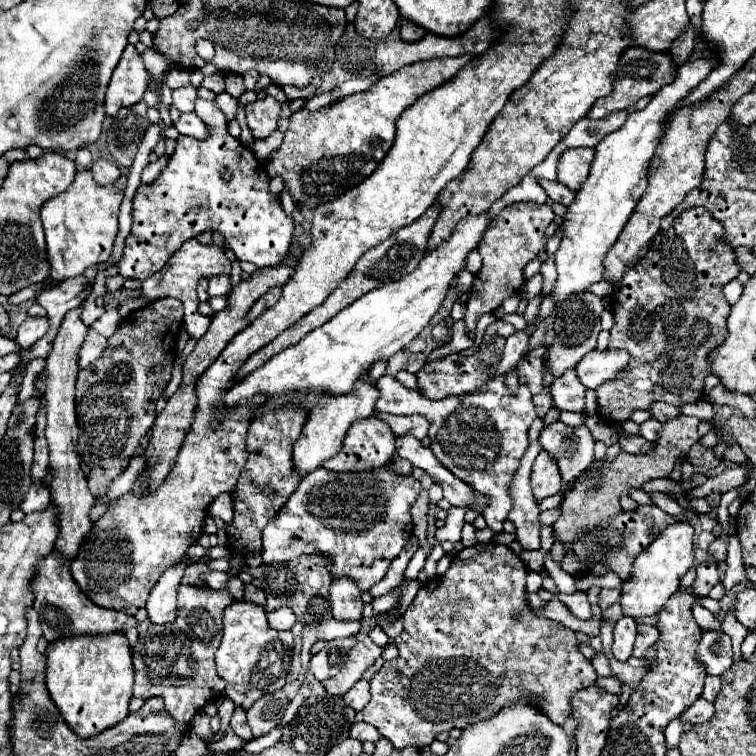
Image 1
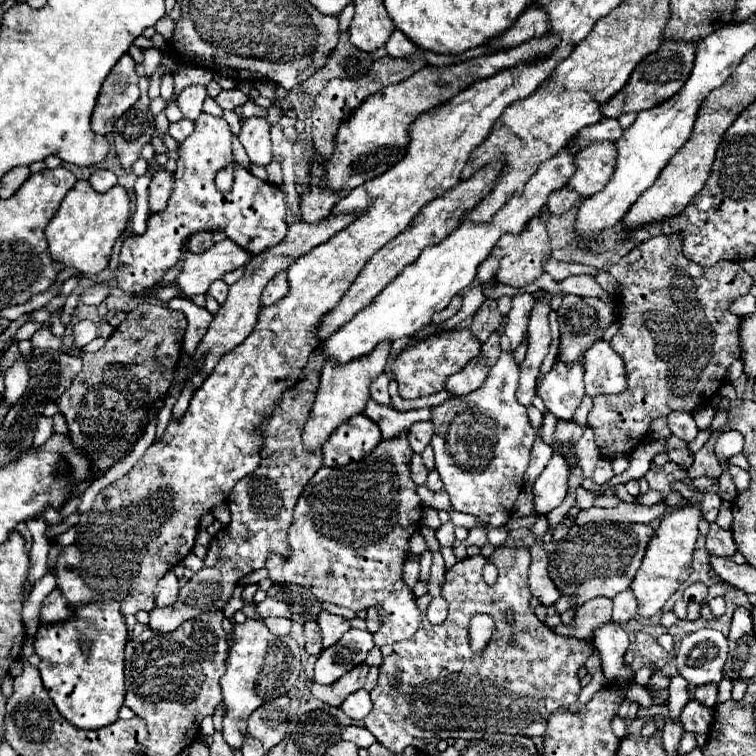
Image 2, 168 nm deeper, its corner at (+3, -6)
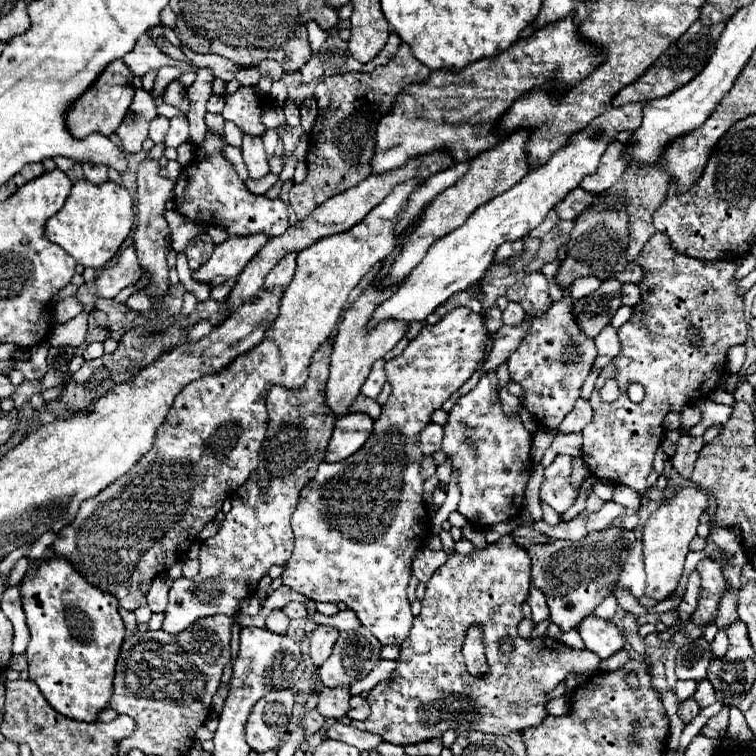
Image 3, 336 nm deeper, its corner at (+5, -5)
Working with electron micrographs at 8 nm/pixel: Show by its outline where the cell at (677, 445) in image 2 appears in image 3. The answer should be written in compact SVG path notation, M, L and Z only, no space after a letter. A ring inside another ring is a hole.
M680 437L676 453L672 457L672 465L684 479L690 477L694 463L696 463L696 457L702 447L704 447L702 437Z

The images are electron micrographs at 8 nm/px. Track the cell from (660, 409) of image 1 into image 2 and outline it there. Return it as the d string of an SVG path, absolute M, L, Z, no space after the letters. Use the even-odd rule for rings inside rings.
M672 412L668 414L668 428L672 430L674 436L690 442L696 438L698 430L696 430L696 422L692 418L690 412Z

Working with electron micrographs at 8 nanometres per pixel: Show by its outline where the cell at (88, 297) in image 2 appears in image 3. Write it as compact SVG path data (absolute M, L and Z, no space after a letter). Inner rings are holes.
M128 245L120 253L120 261L116 267L106 267L96 277L96 295L102 299L116 297L124 287L134 285L142 275L138 255L134 245Z

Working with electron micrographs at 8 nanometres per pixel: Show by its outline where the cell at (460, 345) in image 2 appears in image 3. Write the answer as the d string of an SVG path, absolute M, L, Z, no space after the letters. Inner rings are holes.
M458 307L440 319L436 325L424 325L424 329L408 343L408 347L396 359L386 363L386 377L392 385L392 395L382 407L382 415L374 421L374 433L366 445L338 463L322 463L316 477L300 491L296 511L292 515L294 551L284 567L282 583L304 593L306 597L322 603L346 603L360 619L360 623L376 635L382 645L402 645L412 629L414 615L406 595L408 579L412 575L412 557L424 545L430 521L422 499L420 461L422 453L416 445L420 429L430 423L432 411L458 391L478 363L484 359L490 335L484 329L484 319L468 307Z

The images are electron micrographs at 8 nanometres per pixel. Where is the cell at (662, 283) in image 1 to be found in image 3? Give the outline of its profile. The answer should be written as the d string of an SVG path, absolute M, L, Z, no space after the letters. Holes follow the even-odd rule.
M654 233L640 255L634 259L636 265L642 267L644 277L638 283L642 299L634 307L632 317L618 329L618 337L622 349L618 357L614 357L612 365L600 373L596 379L594 393L590 395L590 407L594 411L592 421L582 429L582 459L590 467L590 473L602 481L622 483L632 487L638 493L644 493L648 483L646 477L652 471L654 453L660 447L660 435L664 433L662 421L672 411L682 411L686 405L694 405L706 399L710 391L718 387L720 377L726 373L726 355L732 345L742 345L748 337L748 323L744 321L742 299L738 293L740 279L736 279L736 263L732 261L700 261L692 257L684 257L672 253L668 239L664 233ZM616 379L620 387L620 397L612 403L602 403L600 387L608 381ZM630 383L640 383L646 391L644 401L632 403L626 389Z

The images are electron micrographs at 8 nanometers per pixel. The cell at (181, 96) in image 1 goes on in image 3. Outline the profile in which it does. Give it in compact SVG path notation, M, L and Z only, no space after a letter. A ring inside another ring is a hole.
M198 69L196 81L186 91L190 101L190 109L186 115L190 121L190 143L200 143L208 129L204 123L204 115L206 115L208 97L212 95L212 79L214 75L208 69Z

